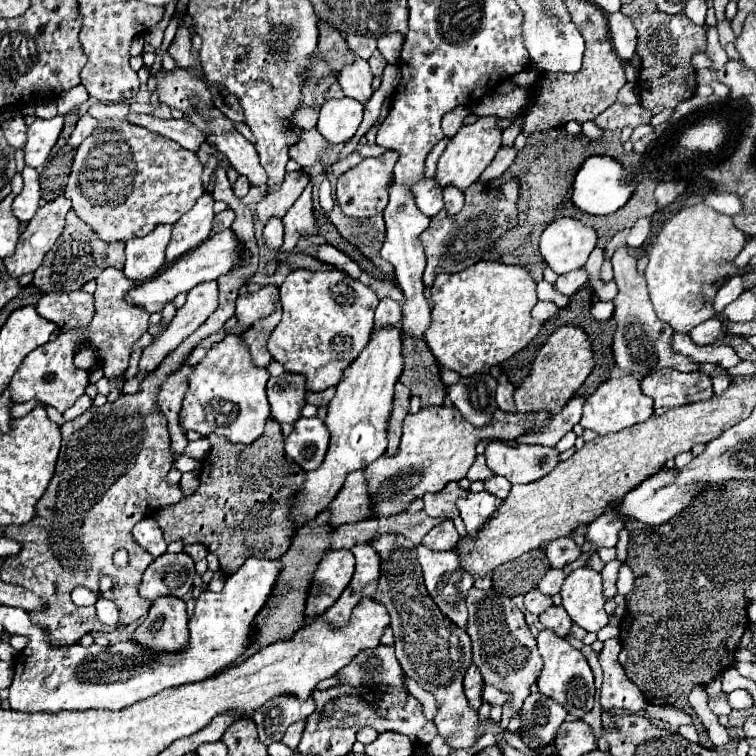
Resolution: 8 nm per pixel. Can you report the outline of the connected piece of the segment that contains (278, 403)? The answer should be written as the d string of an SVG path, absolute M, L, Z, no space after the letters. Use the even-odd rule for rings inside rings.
M284 372L276 378L268 380L268 400L272 406L272 418L280 424L294 424L300 418L300 410L304 408L304 382L306 378L300 374Z

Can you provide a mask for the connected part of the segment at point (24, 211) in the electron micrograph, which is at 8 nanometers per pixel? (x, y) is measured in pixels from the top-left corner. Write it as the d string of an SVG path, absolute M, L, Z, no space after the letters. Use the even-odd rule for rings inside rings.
M26 166L22 172L24 178L24 188L22 192L14 198L12 212L16 218L24 224L32 218L32 214L38 210L38 200L40 200L40 186L38 186L38 170L32 166Z

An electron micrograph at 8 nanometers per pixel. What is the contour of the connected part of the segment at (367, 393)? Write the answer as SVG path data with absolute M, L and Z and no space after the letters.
M398 328L374 330L366 350L360 352L356 362L352 362L352 366L346 370L342 382L336 386L336 396L328 406L328 418L324 422L330 430L330 446L324 456L324 462L316 470L306 472L306 480L300 492L290 498L290 518L296 528L302 528L306 522L314 520L336 498L350 472L364 470L368 464L372 464L386 452L386 430L388 416L392 410L394 384L402 374L400 352L402 342Z

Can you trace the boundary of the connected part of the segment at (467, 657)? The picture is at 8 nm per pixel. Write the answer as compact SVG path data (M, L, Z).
M378 534L370 542L380 554L382 562L396 562L396 568L382 568L374 598L388 606L392 618L390 626L396 638L396 658L402 670L438 700L438 714L434 720L438 734L442 734L448 746L454 750L470 748L488 730L494 730L500 738L498 726L492 720L480 722L478 712L472 710L464 698L462 678L472 664L472 644L468 634L454 626L426 592L422 568L416 562L416 544L400 534Z

